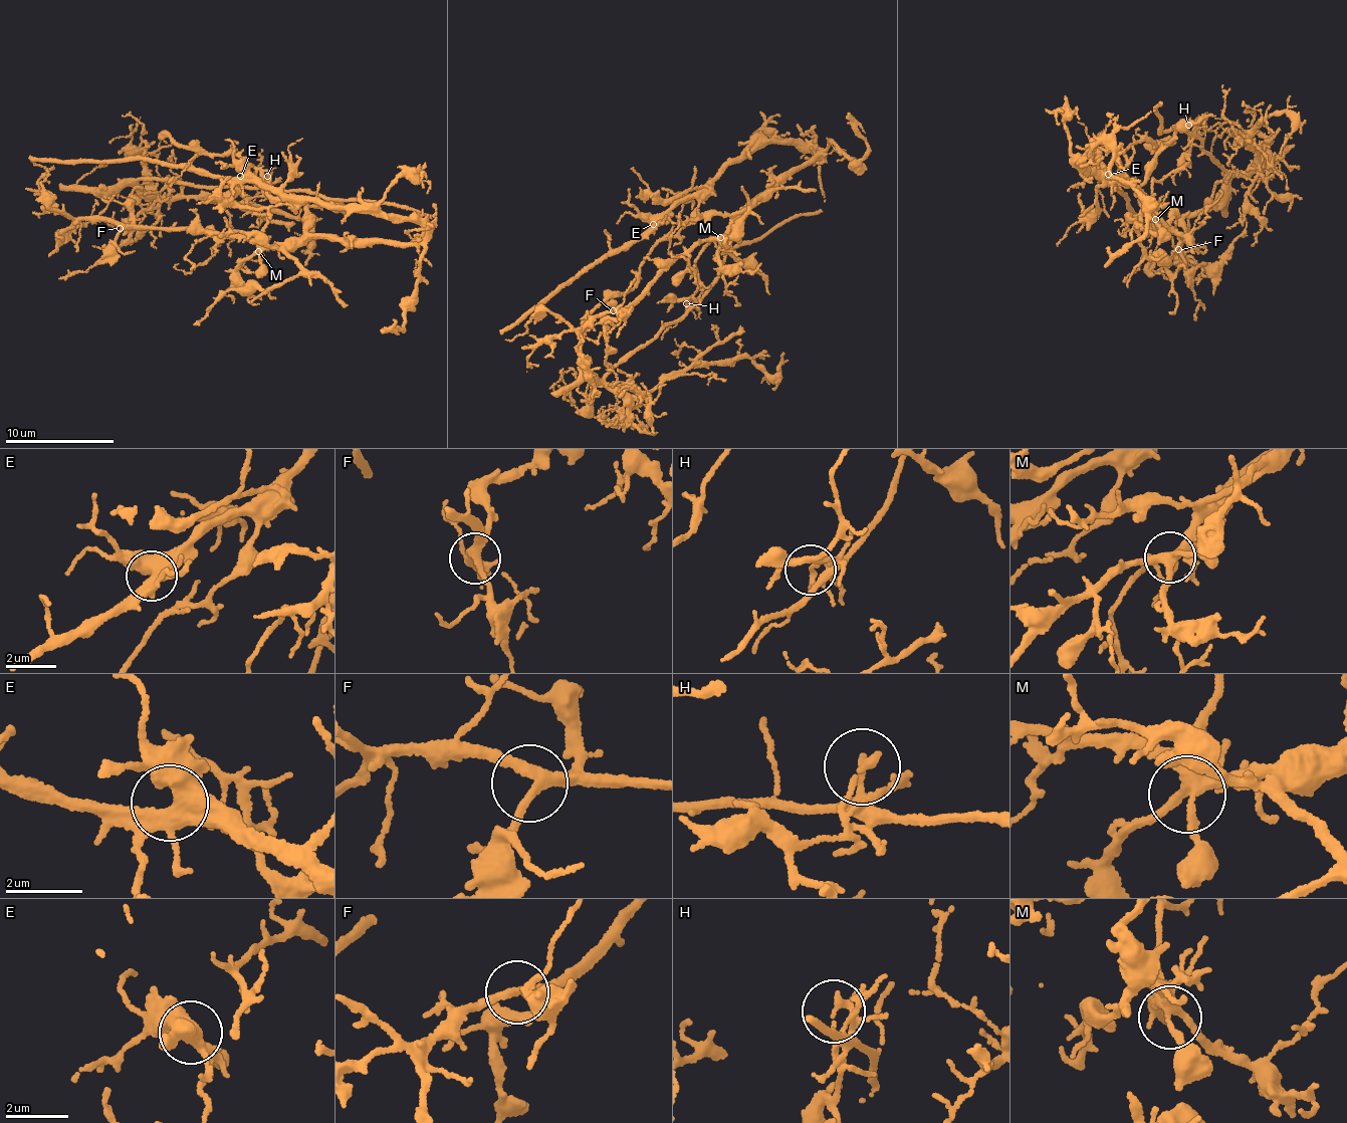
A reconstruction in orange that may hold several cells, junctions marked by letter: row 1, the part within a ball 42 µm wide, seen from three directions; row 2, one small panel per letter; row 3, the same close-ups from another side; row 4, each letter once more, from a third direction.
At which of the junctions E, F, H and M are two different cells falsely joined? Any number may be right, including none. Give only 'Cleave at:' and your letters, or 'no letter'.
Cleave at: H

